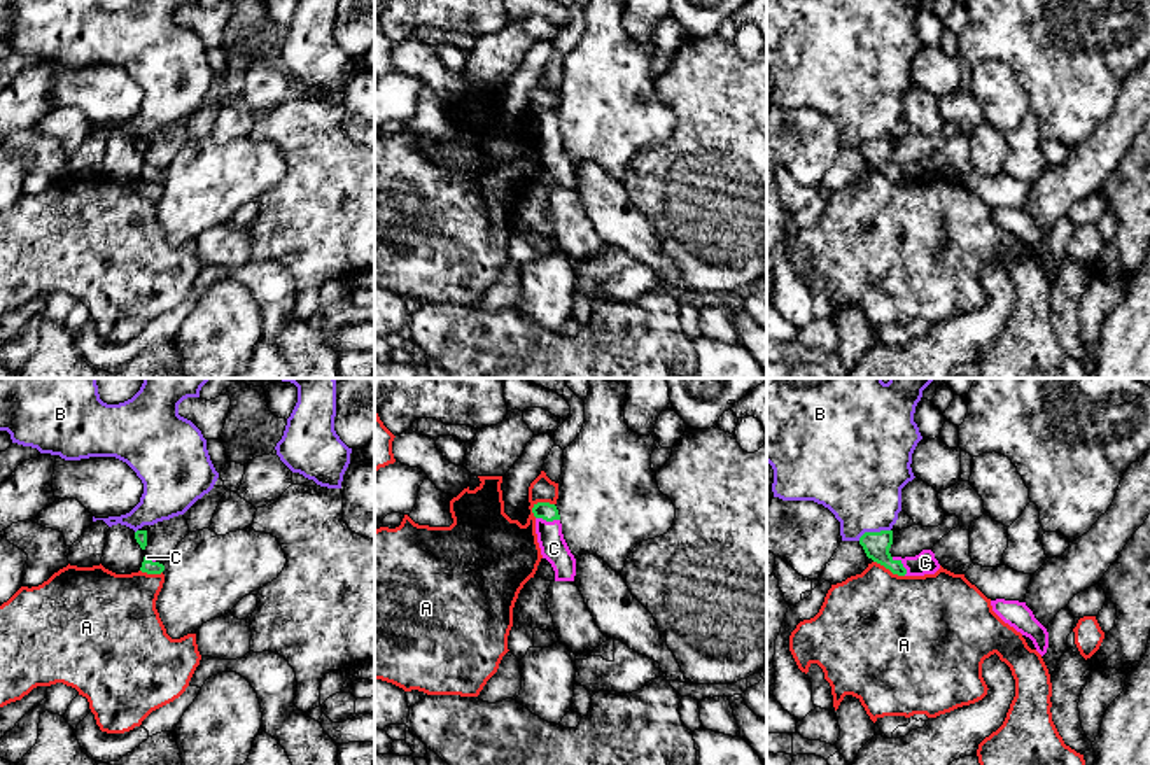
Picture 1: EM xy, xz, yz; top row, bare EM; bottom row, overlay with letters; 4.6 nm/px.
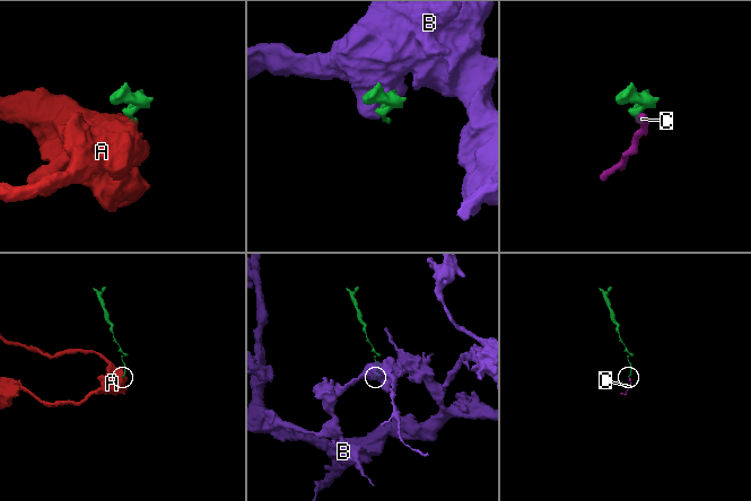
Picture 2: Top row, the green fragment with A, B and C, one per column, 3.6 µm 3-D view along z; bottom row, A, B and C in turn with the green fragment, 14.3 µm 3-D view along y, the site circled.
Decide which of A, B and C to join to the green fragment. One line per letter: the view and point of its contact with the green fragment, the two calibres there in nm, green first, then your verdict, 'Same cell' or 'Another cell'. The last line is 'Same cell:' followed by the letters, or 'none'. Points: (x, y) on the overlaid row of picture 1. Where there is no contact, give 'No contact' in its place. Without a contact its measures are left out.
A: Touches green at xz (541, 503). Thickness 80 nm (green) against 240 nm. Another cell
B: Touches green at yz (874, 533). Thickness 120 nm (green) against 400 nm. Another cell
C: Touches green at yz (902, 564). Thickness 120 nm (green) against 100 nm. Same cell
Same cell: C

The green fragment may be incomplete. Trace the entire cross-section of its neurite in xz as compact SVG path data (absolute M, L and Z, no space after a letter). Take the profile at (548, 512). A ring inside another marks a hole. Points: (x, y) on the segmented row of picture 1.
M537 502L534 504L532 513L536 516L536 534L541 555L551 564L555 581L574 581L576 558L564 539L557 506Z

